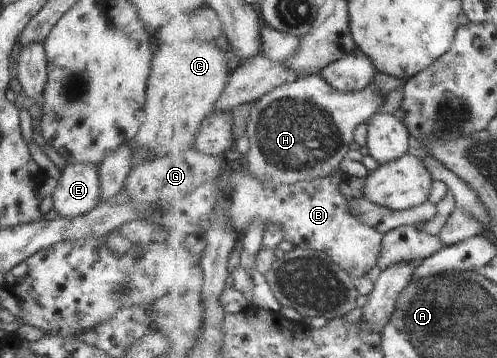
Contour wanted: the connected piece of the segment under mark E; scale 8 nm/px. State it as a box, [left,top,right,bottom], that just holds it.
[50,162,99,219]

